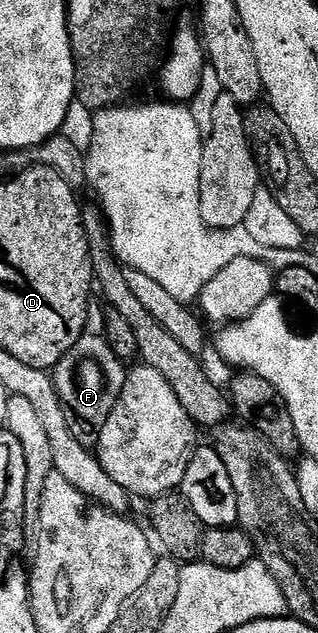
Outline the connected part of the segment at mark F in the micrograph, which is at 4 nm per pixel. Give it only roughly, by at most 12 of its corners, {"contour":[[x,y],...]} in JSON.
{"contour":[[84,335],[53,370],[69,431],[94,447],[128,370]]}

